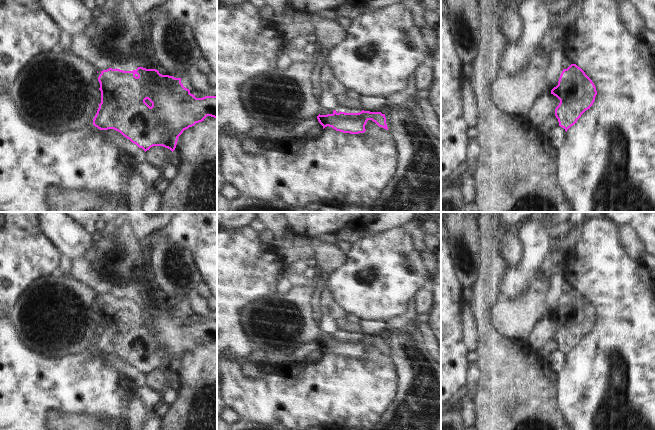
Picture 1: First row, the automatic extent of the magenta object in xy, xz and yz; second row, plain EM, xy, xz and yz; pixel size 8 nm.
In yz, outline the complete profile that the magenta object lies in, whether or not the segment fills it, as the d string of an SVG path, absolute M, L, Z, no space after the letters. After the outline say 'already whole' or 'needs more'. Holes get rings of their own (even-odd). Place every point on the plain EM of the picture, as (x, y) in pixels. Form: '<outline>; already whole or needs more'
M571 288L567 293L563 293L558 309L551 314L551 318L560 324L555 340L559 350L567 356L593 329L597 315L585 296L576 288Z; already whole

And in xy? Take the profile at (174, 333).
M138 291L133 295L109 292L101 295L98 301L101 327L93 343L93 349L100 354L114 353L145 376L153 370L163 370L175 374L178 361L184 354L204 345L207 340L217 342L217 320L196 322L181 307L181 302L162 299L156 293Z; already whole

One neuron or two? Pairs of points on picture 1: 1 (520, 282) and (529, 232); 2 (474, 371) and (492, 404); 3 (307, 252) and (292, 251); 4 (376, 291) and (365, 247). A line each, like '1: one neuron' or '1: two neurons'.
1: one neuron
2: two neurons
3: one neuron
4: one neuron

